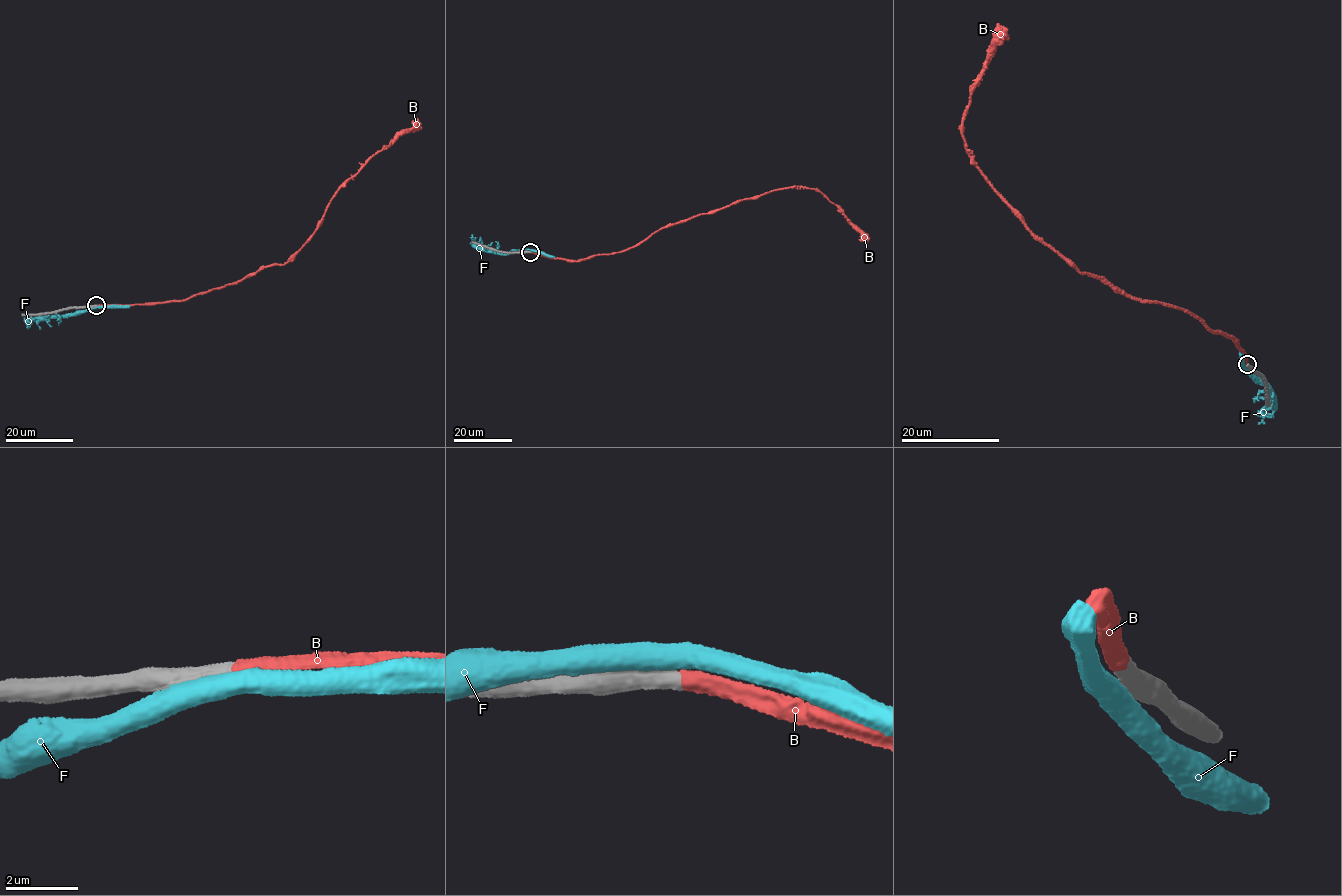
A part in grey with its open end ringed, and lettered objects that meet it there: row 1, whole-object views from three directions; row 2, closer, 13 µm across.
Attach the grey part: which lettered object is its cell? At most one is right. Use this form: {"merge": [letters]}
{"merge": ["B"]}

